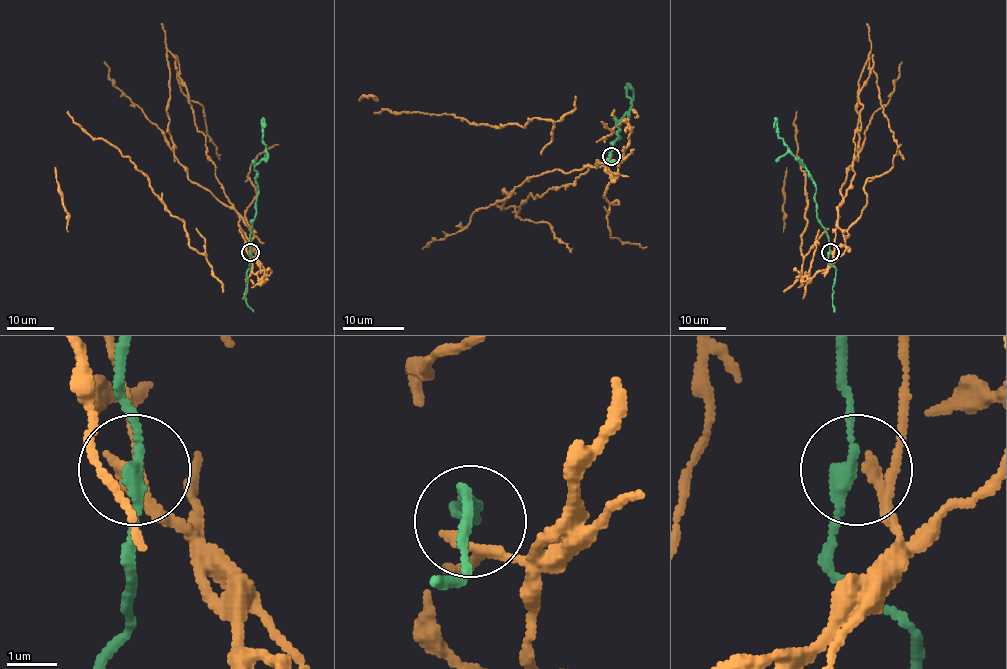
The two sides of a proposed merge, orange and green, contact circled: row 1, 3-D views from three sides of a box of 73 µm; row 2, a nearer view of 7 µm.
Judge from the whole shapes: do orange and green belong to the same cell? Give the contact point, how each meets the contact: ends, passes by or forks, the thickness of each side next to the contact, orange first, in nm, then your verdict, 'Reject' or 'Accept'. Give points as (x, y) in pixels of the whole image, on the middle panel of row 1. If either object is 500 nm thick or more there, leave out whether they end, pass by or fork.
Place: (611, 156). At the ring orange passes by. At the ring green passes by. Thickness 190 nm (orange) against 240 nm. Reject

